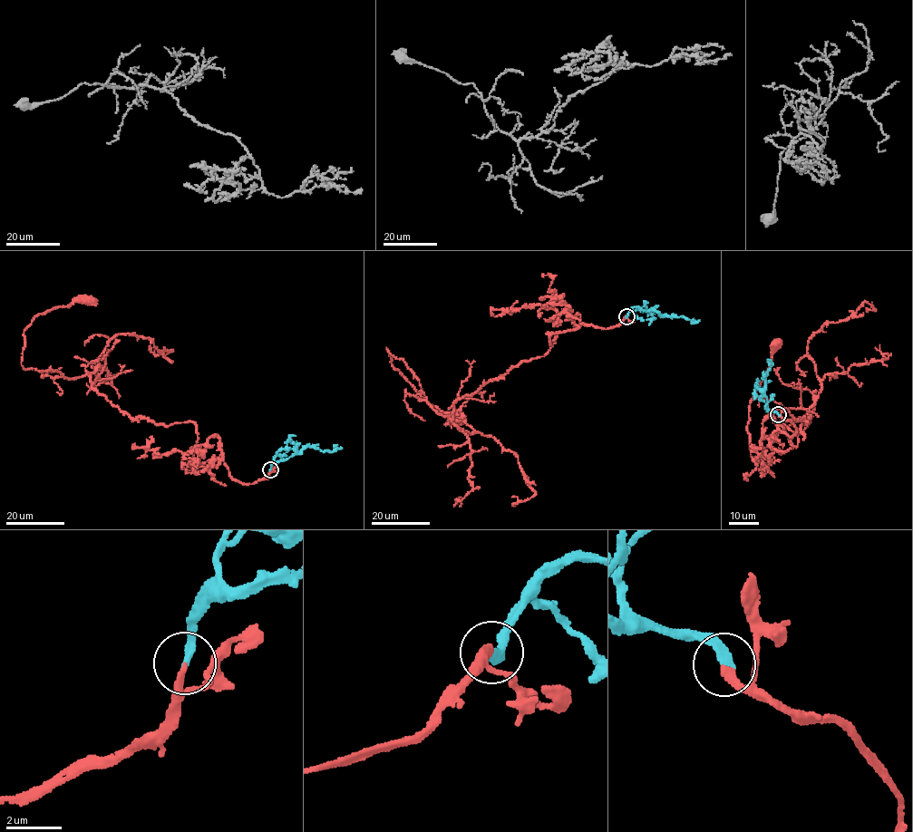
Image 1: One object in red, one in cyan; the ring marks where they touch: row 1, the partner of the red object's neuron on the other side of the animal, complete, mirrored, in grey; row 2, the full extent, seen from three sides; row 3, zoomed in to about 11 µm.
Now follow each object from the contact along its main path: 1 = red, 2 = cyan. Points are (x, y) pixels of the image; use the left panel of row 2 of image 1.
1: (270, 469), (194, 470), (196, 423), (24, 369), (33, 317), (88, 300)
2: (270, 469), (272, 463), (298, 454), (306, 447), (331, 451), (342, 448)

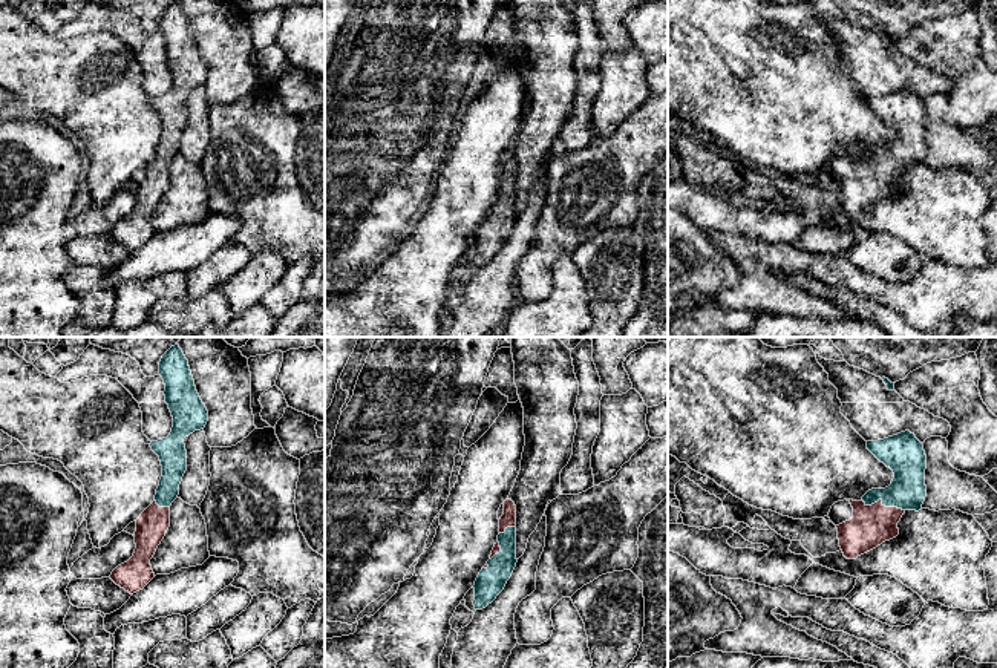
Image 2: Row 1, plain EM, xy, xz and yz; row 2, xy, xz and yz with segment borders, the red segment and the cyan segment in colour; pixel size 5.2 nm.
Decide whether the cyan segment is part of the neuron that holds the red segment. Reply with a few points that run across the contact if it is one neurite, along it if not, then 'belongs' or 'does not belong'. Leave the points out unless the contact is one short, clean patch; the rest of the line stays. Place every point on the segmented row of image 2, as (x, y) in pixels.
belongs

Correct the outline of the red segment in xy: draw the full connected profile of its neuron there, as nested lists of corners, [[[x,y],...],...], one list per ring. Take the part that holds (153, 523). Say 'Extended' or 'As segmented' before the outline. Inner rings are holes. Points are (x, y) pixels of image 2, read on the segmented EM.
Extended. [[[179,345],[162,355],[159,375],[173,417],[170,435],[150,443],[152,450],[159,457],[162,476],[155,501],[136,519],[133,556],[109,576],[130,594],[142,590],[155,578],[150,559],[170,527],[170,506],[179,495],[179,484],[187,470],[184,438],[204,429],[208,421],[208,411],[196,391],[188,360]]]

